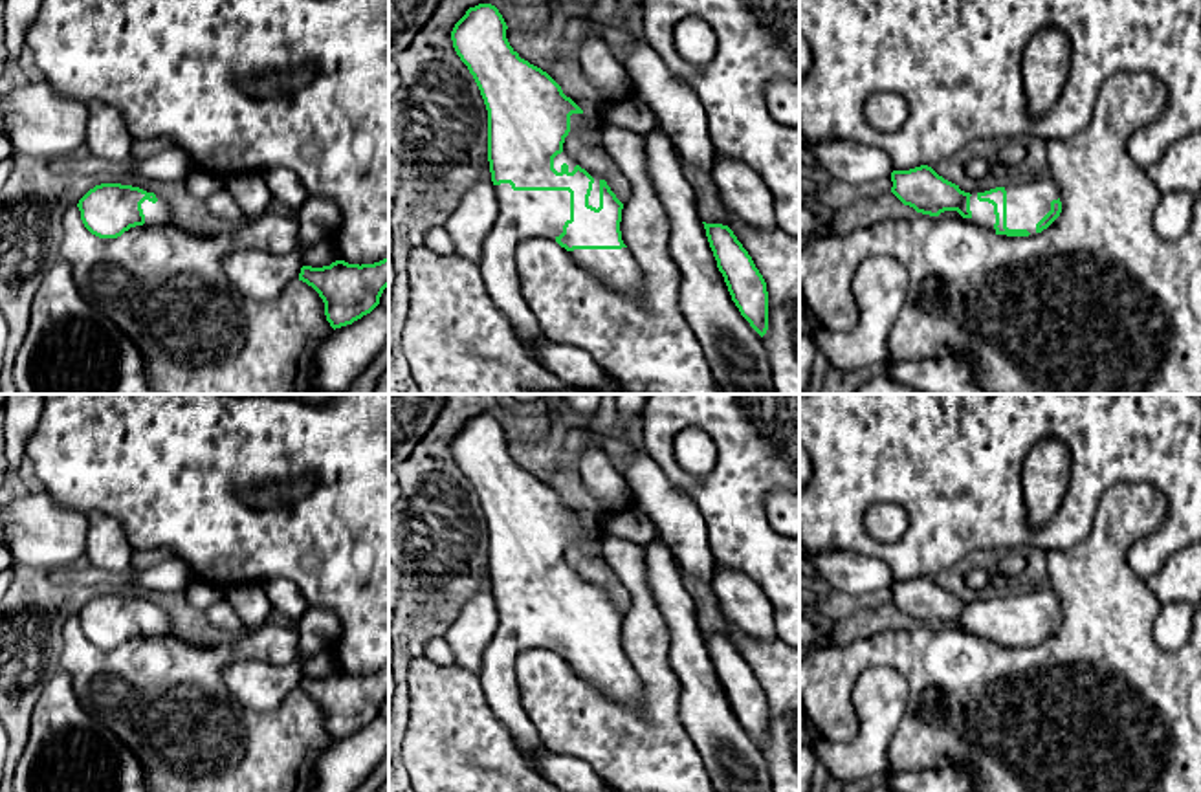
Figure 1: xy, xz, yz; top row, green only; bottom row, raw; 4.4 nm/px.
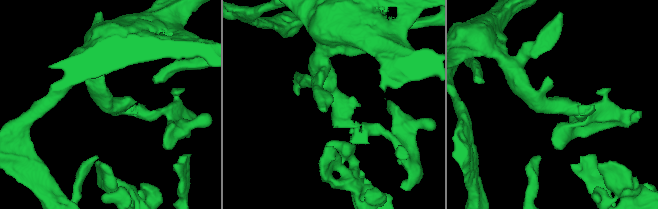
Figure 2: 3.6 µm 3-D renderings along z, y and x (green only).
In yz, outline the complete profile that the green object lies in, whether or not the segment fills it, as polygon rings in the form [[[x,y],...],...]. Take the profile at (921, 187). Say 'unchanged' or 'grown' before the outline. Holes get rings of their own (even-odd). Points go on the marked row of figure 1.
grown; [[[920,165],[893,170],[891,182],[891,192],[917,213],[939,216],[944,211],[957,211],[964,220],[996,235],[1041,233],[1062,213],[1058,185],[1049,176],[964,192],[931,167]]]

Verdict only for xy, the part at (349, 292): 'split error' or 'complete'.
complete

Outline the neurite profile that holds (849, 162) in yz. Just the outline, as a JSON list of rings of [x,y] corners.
[[[801,128],[799,147],[832,178],[854,187],[887,178],[895,170],[887,152],[880,147],[865,147],[845,139],[807,141]]]

